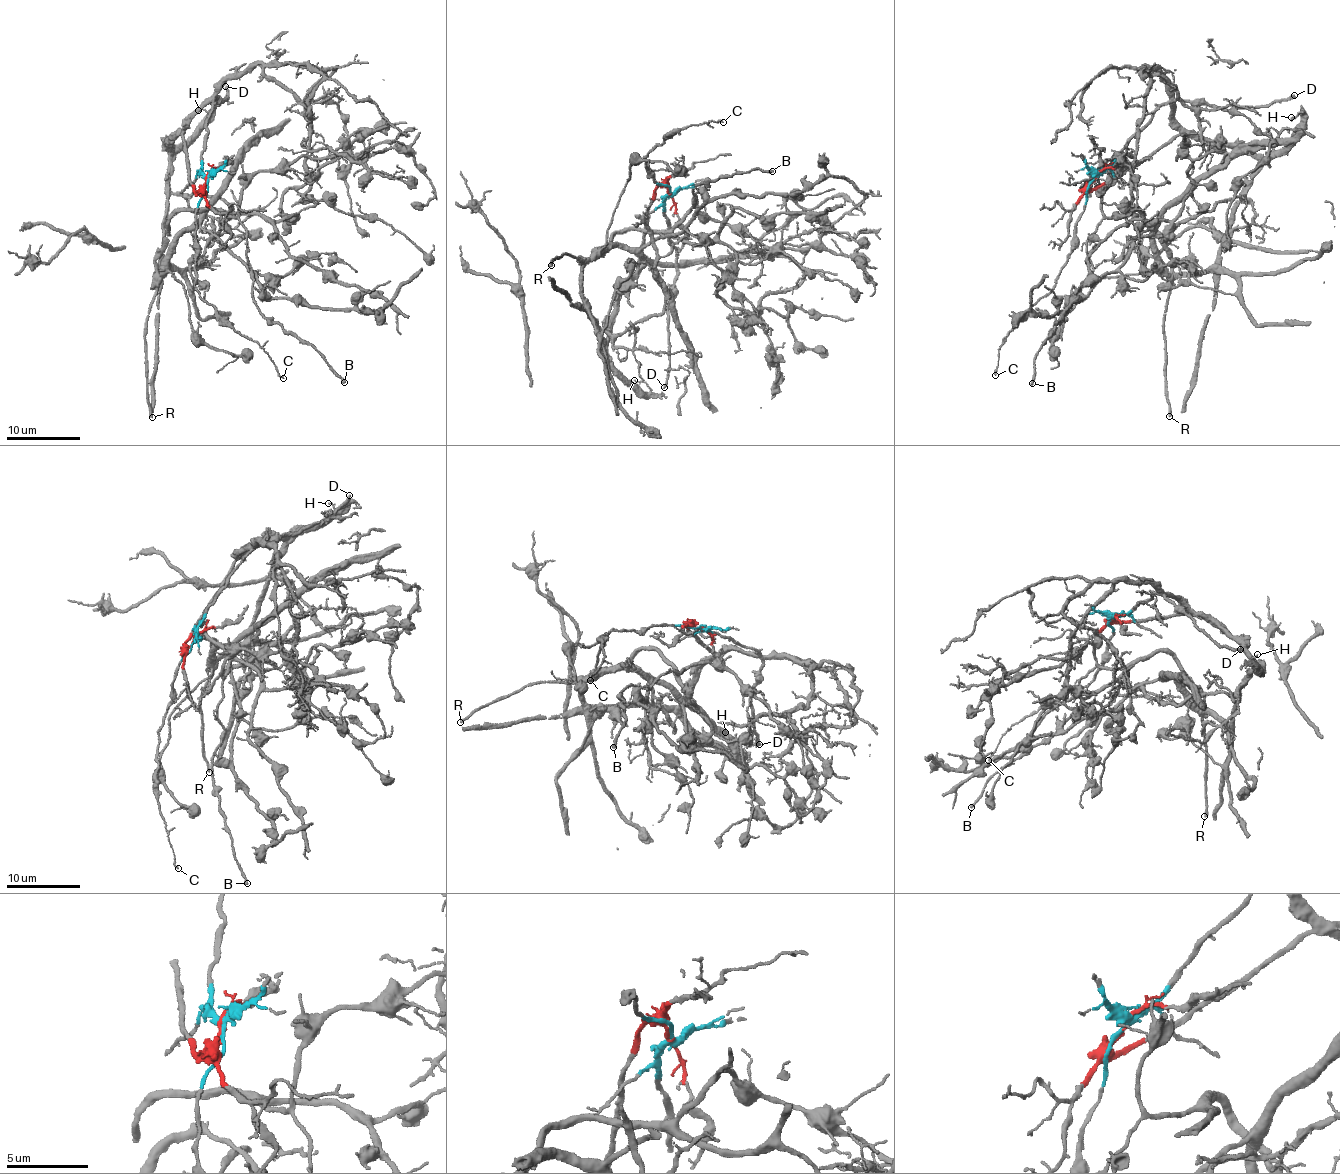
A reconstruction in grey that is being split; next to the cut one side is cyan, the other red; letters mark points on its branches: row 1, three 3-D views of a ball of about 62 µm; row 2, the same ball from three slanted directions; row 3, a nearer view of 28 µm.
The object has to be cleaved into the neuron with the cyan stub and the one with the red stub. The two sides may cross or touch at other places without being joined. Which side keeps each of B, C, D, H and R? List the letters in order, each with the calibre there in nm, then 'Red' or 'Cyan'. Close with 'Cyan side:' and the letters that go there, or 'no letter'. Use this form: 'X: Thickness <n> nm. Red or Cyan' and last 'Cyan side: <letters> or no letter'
B: Thickness 280 nm. Red
C: Thickness 150 nm. Cyan
D: Thickness 240 nm. Cyan
H: Thickness 110 nm. Red
R: Thickness 260 nm. Red
Cyan side: C, D

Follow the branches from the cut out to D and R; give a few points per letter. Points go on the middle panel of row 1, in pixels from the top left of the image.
D: (669, 191), (664, 212), (676, 257), (677, 277), (668, 316), (668, 359), (664, 387)
R: (669, 191), (658, 188), (648, 209), (637, 275), (604, 342), (584, 309), (581, 260), (569, 254), (551, 265)

